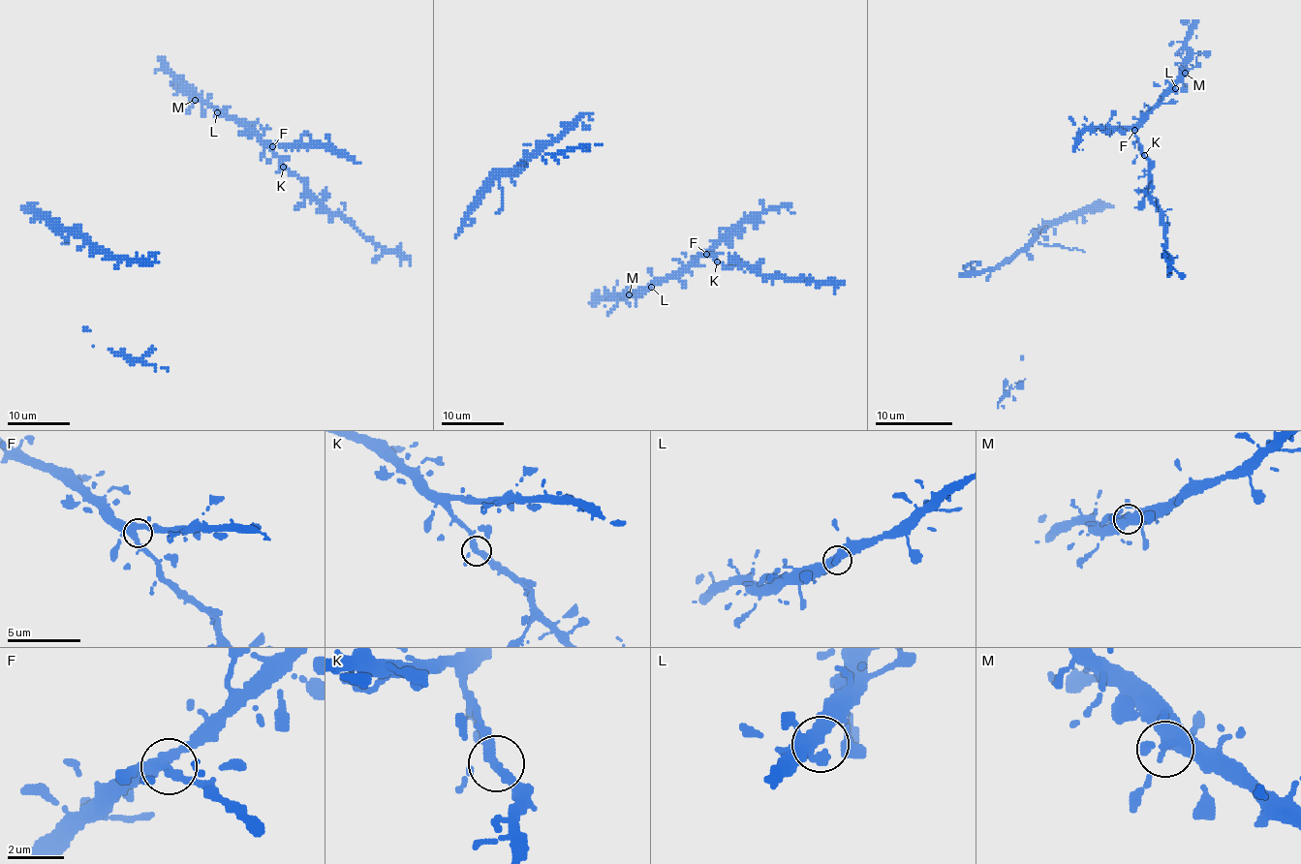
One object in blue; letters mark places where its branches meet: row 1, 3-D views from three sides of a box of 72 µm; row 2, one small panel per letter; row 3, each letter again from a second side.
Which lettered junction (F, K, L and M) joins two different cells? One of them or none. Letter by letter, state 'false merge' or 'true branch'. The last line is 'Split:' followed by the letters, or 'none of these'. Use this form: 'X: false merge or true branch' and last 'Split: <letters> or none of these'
F: true branch
K: true branch
L: true branch
M: true branch
Split: none of these

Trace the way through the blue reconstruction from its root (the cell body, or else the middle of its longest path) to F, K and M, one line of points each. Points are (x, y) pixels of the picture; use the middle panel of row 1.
F: (654, 284), (675, 276), (694, 259), (706, 254)
K: (654, 284), (678, 276), (701, 254), (717, 262)
M: (654, 284), (629, 294)

